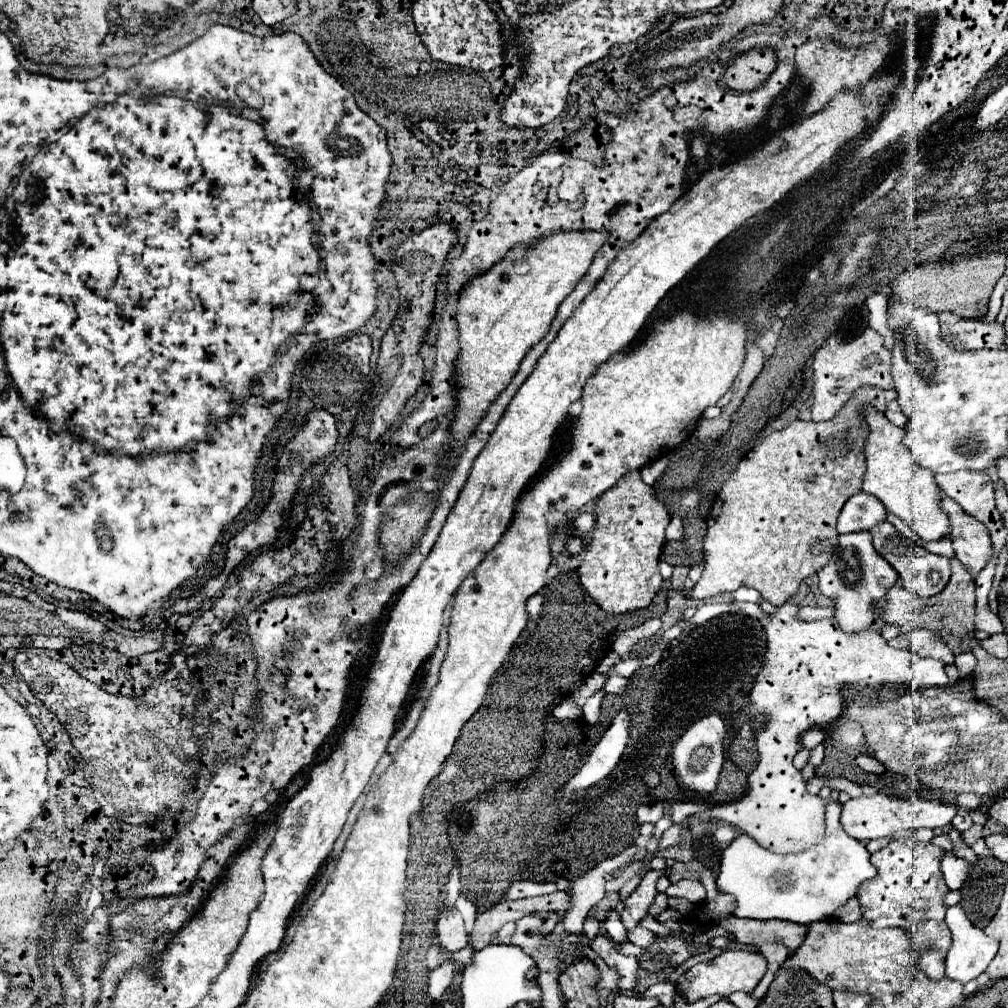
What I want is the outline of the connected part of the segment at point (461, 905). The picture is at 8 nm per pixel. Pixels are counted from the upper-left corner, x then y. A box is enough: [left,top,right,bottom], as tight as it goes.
[457,894,477,926]

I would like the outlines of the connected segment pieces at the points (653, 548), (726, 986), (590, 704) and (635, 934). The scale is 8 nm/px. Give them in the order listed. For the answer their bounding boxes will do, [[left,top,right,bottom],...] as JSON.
[[577,470,671,614],[679,950,767,1002],[583,689,605,724],[627,926,655,950]]

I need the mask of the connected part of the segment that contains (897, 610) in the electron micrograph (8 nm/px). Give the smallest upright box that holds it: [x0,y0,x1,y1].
[881,558,976,652]

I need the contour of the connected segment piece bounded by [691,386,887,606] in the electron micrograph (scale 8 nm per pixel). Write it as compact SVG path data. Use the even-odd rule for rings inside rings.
M863 386L855 396L827 422L791 422L787 428L769 434L759 446L749 450L737 470L723 482L715 504L707 516L707 534L703 544L703 574L693 588L691 598L711 598L721 592L733 592L741 586L755 588L773 606L785 604L799 588L799 584L819 572L837 548L837 516L843 504L861 492L865 472L863 444L867 438L867 424L863 424L861 408L871 402L879 412L885 412L887 390Z

